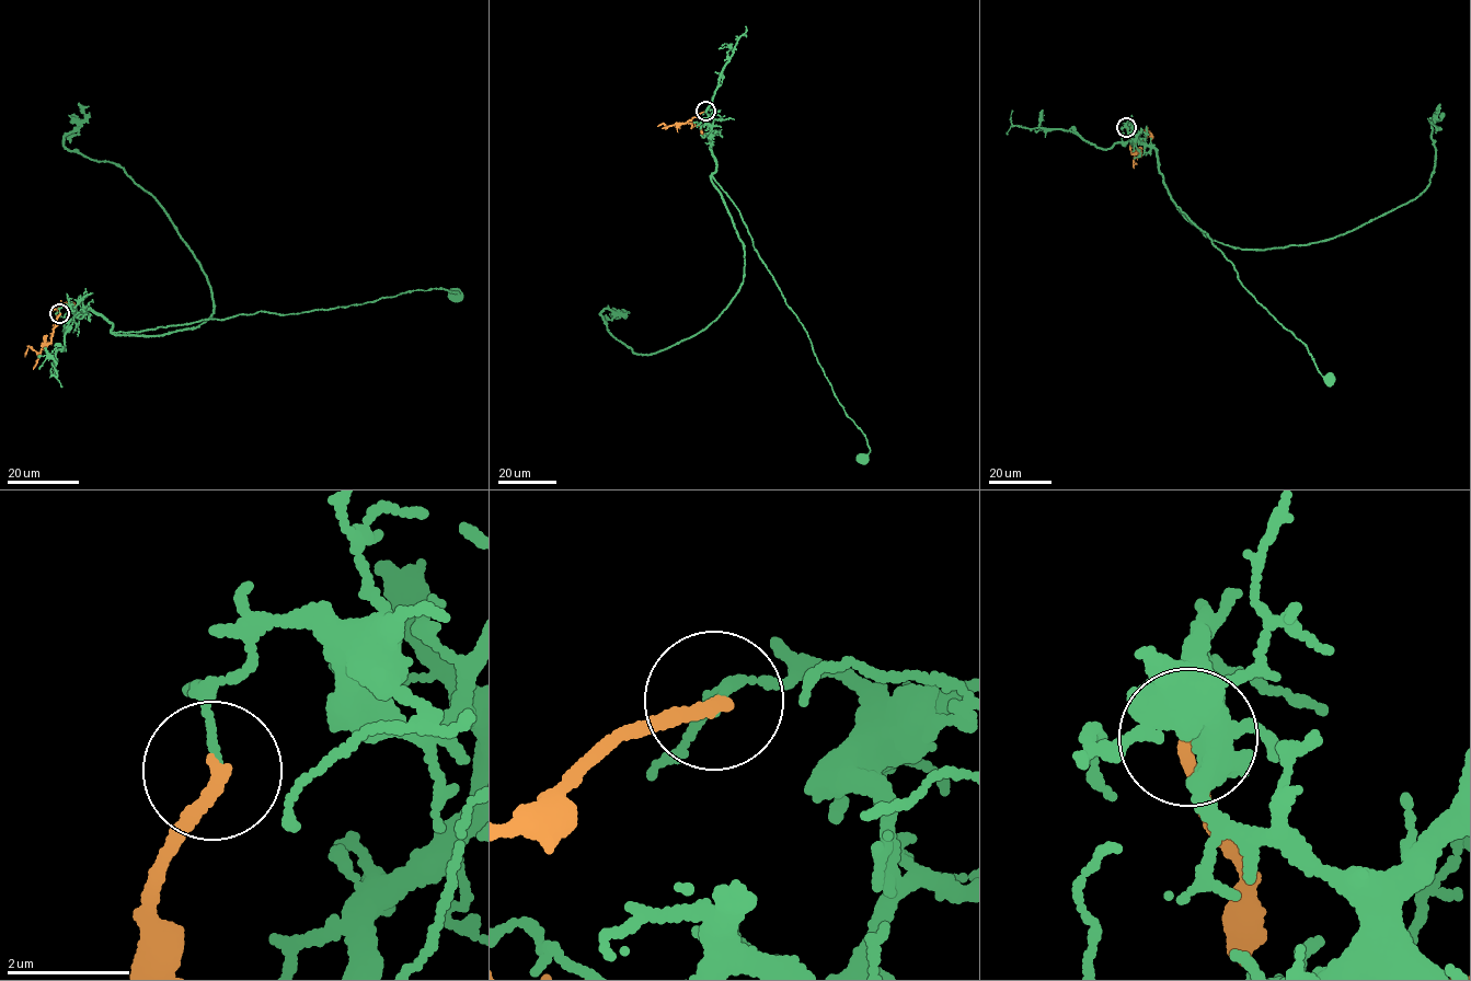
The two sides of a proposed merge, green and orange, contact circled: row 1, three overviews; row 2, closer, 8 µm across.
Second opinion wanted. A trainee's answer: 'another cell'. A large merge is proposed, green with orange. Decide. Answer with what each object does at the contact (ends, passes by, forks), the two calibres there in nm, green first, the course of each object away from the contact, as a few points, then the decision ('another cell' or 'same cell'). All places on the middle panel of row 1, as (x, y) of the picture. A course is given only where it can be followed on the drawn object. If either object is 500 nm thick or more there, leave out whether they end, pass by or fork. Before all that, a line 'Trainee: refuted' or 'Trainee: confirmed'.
Trainee: confirmed
green ends; orange ends; calibres 90 and 240 nm; course green (705, 112), (712, 110), (713, 117), (712, 175), (806, 331), (834, 395), (864, 435), (870, 450), (863, 457); course orange (705, 111), (687, 122), (691, 127), (696, 125), (701, 128), (704, 137); another cell

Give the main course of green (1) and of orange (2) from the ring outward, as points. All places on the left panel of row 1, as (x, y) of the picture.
1: (60, 313), (85, 307), (112, 332), (133, 332), (405, 291), (456, 296)
2: (59, 313), (52, 338), (58, 306), (66, 302), (76, 307)

